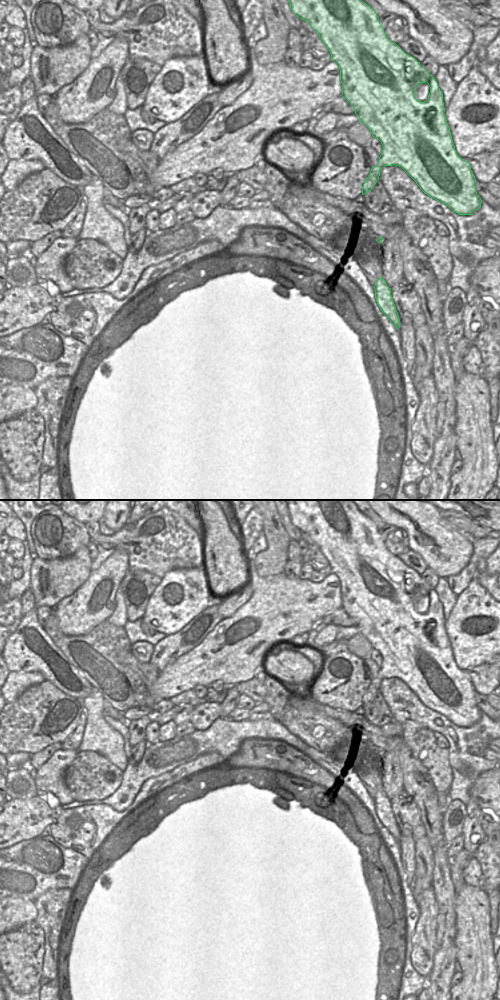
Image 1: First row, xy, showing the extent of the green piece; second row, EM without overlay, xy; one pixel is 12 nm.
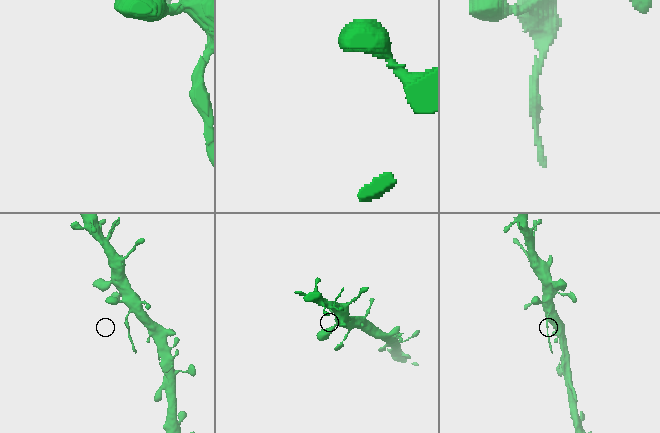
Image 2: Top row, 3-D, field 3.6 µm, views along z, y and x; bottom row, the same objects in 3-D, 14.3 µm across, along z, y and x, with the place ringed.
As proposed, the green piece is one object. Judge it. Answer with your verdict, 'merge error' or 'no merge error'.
merge error

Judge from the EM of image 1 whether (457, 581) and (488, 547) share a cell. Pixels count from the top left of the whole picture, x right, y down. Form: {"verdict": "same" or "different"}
{"verdict": "same"}

